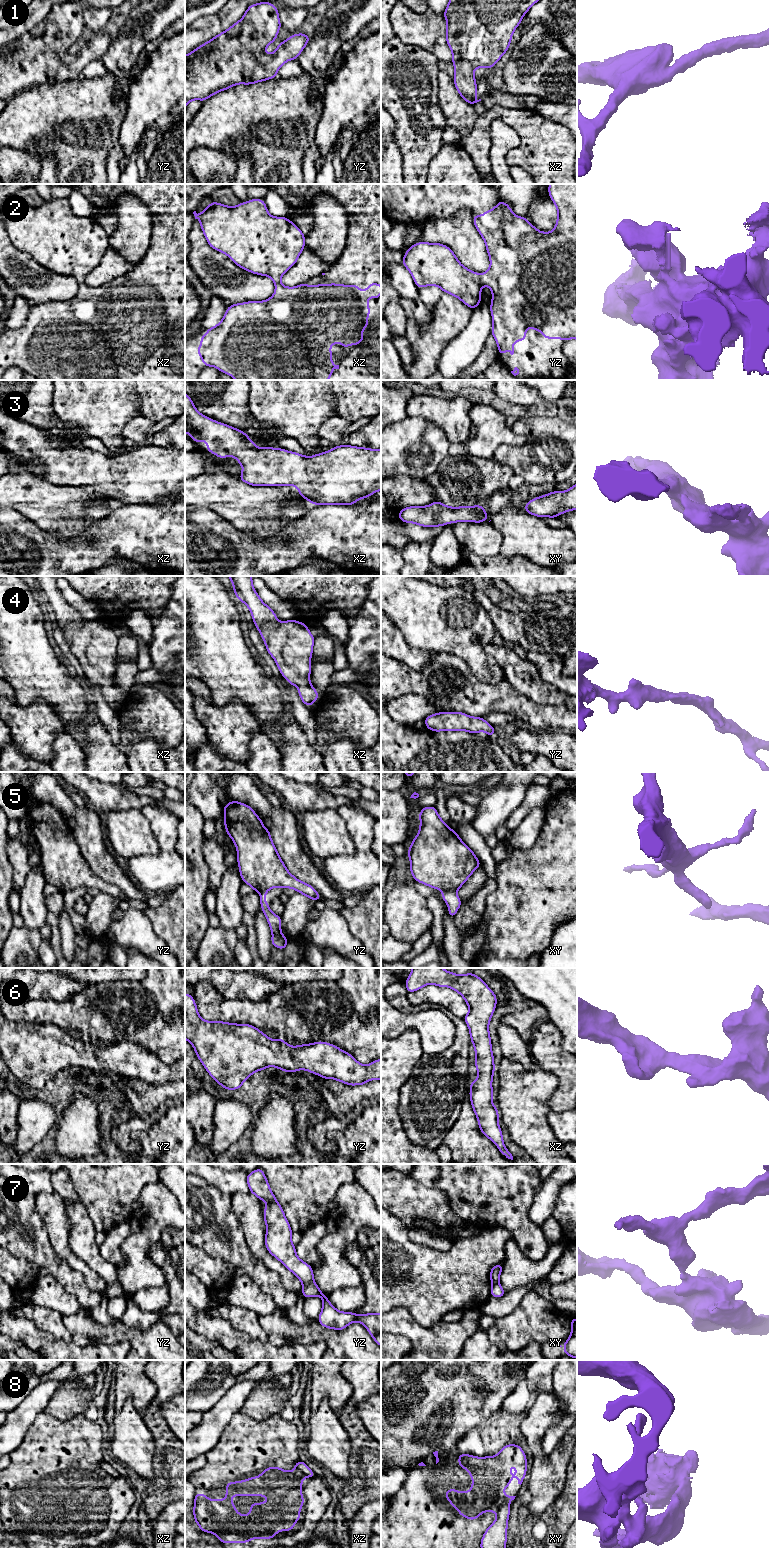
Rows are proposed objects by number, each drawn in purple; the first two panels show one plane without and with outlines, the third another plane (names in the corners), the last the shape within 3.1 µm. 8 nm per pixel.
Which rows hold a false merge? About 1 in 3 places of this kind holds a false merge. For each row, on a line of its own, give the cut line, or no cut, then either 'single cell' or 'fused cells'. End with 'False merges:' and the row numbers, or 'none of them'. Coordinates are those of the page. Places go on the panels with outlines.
1: no cut; single cell
2: no cut; single cell
3: no cut; single cell
4: no cut; single cell
5: cut in xy along (456, 890), (442, 891); fused cells
6: no cut; single cell
7: cut in yz along (313, 1280), (303, 1285); fused cells
8: cut in xy along (508, 1504), (502, 1505), (497, 1512); fused cells
False merges: 5, 7, 8

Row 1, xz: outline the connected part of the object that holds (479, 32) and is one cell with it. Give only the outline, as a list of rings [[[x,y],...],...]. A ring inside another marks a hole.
[[[449,0],[444,11],[447,22],[446,42],[452,51],[452,63],[455,69],[454,85],[462,99],[475,105],[481,99],[476,99],[477,84],[474,70],[480,67],[492,69],[509,49],[515,29],[519,26],[523,16],[539,0]]]

